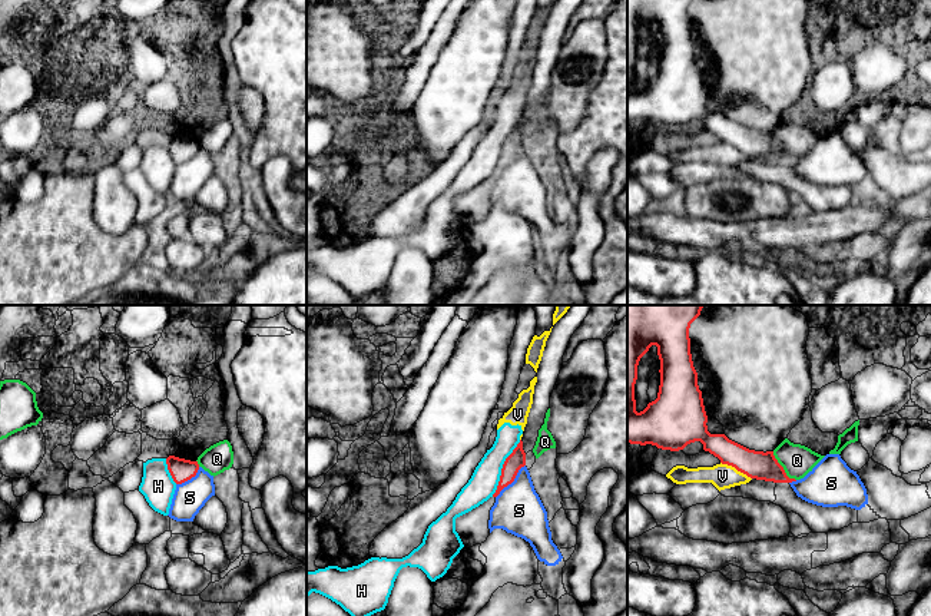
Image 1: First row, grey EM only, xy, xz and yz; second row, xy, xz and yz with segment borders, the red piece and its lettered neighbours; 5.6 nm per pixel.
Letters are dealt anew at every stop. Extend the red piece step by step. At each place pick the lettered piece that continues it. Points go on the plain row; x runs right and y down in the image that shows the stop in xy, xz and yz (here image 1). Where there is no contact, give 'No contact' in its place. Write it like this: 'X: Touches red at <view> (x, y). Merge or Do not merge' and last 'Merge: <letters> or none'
H: Touches red at xz (502, 148). Do not merge
Q: Touches red at yz (782, 146). Do not merge
S: Touches red at xz (512, 161). Do not merge
V: Touches red at yz (736, 148). Do not merge
Merge: none

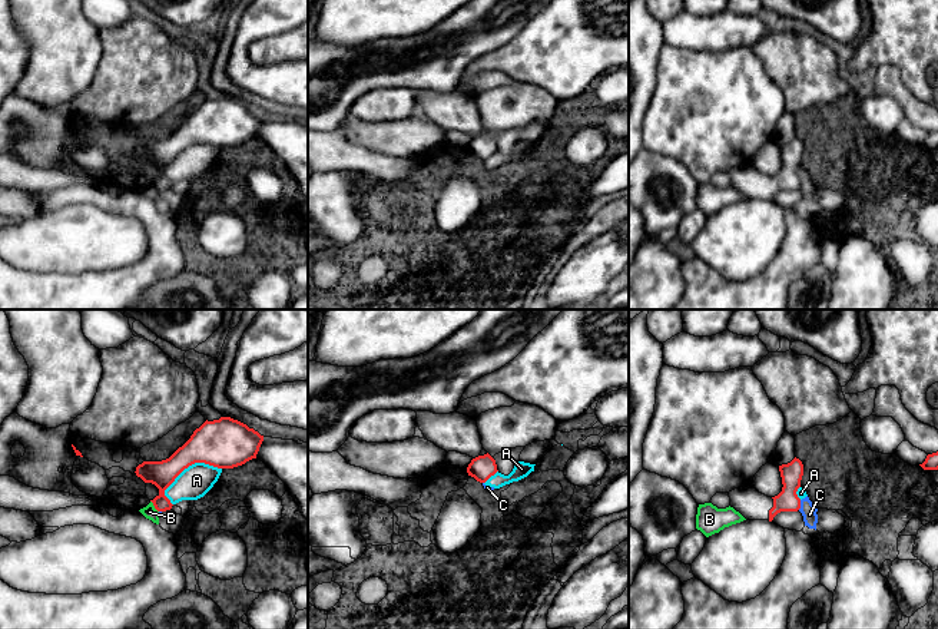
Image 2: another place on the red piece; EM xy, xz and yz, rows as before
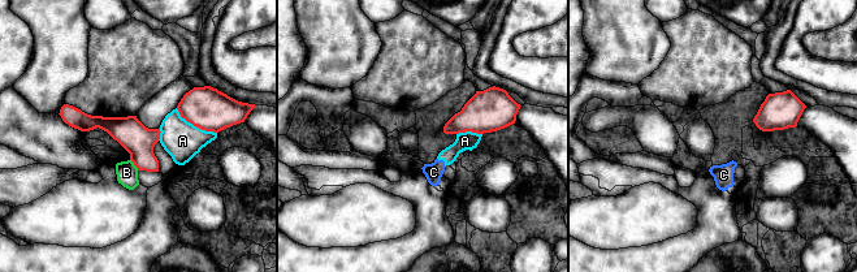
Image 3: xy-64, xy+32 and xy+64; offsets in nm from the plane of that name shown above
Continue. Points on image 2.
A: Touches red at xy (189, 143). Do not merge
B: Touches red at xy (153, 184). Do not merge
C: Touches red at yz (799, 184). Do not merge
Merge: none

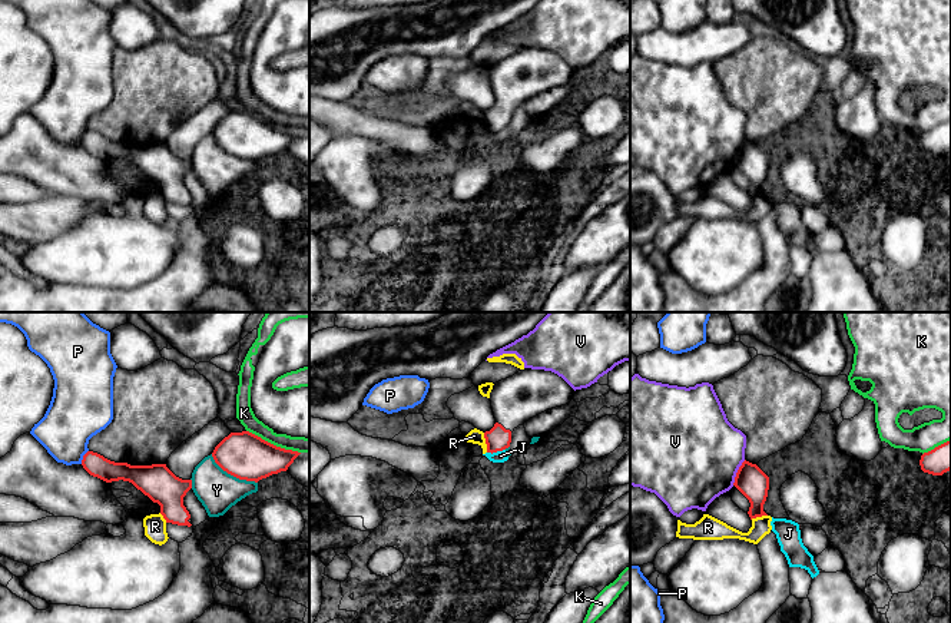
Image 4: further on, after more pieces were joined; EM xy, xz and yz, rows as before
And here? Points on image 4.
J: Touches red at xz (496, 131). Do not merge
K: Touches red at xy (272, 123). Do not merge
P: Touches red at xy (83, 136). Do not merge
R: Touches red at xz (486, 122). Do not merge
V: Touches red at yz (736, 152). Do not merge
Y: Touches red at xy (232, 153). Do not merge
Merge: none

